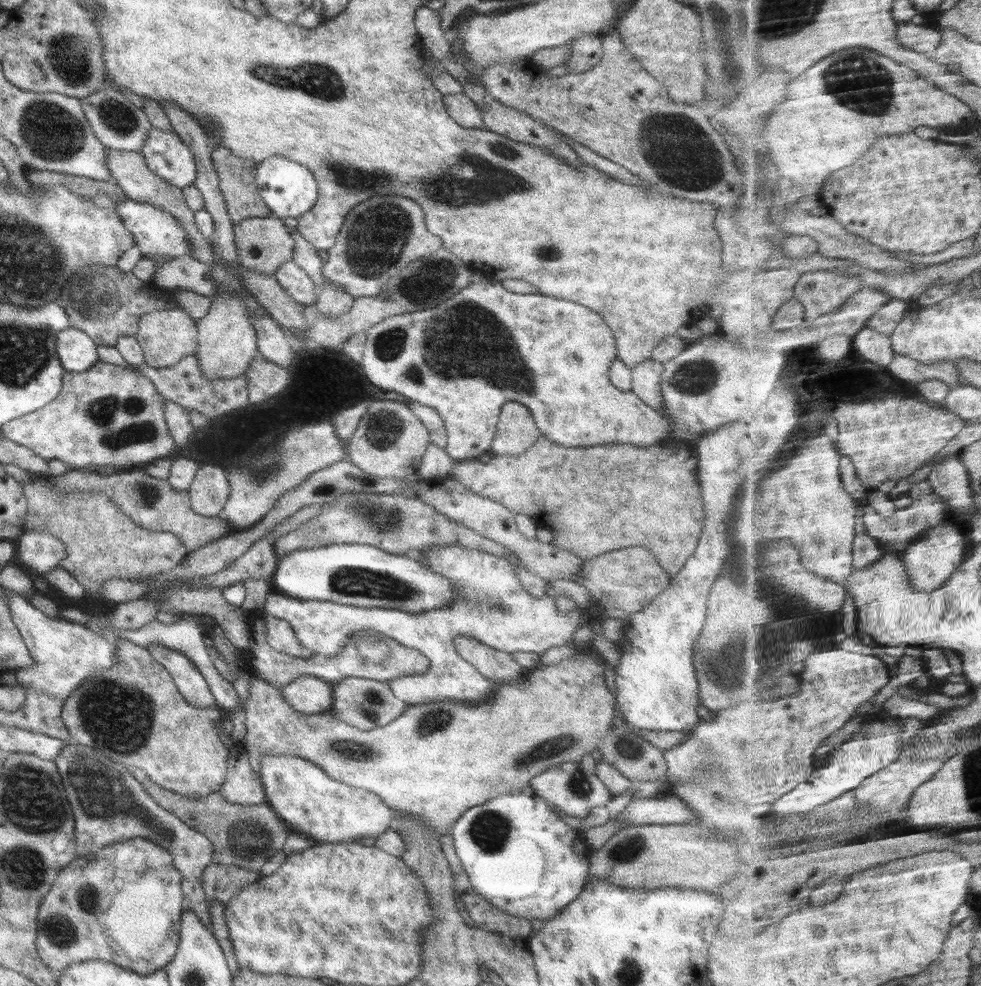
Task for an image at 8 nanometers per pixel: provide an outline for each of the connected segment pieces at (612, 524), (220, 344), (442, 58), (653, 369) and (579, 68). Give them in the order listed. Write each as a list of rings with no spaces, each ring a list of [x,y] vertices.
[[[541,434],[528,450],[518,456],[494,455],[488,461],[472,458],[455,461],[446,478],[467,486],[480,496],[503,504],[518,518],[531,515],[538,525],[549,525],[556,532],[557,537],[552,541],[556,548],[569,550],[586,560],[608,551],[643,546],[656,557],[658,564],[668,575],[674,578],[692,556],[702,532],[702,498],[694,478],[697,456],[696,446],[687,445],[682,440],[669,445],[666,439],[659,439],[645,447],[633,444],[566,447]]]
[[[226,293],[212,298],[209,313],[195,323],[199,343],[194,355],[199,358],[200,372],[204,374],[204,378],[236,378],[244,374],[252,359],[259,355],[257,332],[249,317],[249,310],[240,297]]]
[[[426,5],[421,6],[415,14],[415,27],[422,40],[422,47],[430,48],[434,60],[440,61],[447,72],[458,82],[467,82],[469,72],[461,63],[453,60],[448,35],[442,32],[439,11],[436,12]]]
[[[652,358],[644,360],[631,369],[631,391],[653,408],[659,415],[663,414],[663,396],[661,393],[661,379],[664,365]]]
[[[582,33],[571,41],[571,53],[567,61],[562,64],[572,74],[578,74],[591,69],[603,56],[604,48],[601,44],[602,34]]]

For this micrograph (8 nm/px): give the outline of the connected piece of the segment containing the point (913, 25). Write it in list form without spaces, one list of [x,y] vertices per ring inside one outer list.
[[[915,21],[899,23],[900,40],[912,50],[933,55],[943,43],[944,30],[926,27]]]

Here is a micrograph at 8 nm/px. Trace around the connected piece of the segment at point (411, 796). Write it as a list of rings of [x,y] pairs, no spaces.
[[[248,650],[240,651],[241,663],[239,668],[249,674],[249,697],[246,705],[246,728],[243,750],[248,753],[249,763],[253,774],[261,779],[261,764],[259,756],[261,754],[285,754],[286,756],[295,756],[296,758],[303,758],[313,762],[319,766],[328,776],[338,782],[349,784],[356,788],[368,790],[380,796],[381,801],[391,808],[393,811],[405,812],[415,816],[417,820],[429,824],[431,828],[440,830],[440,828],[453,828],[453,824],[469,809],[492,797],[505,795],[510,792],[520,793],[529,789],[531,780],[538,776],[541,772],[548,770],[552,766],[559,765],[563,762],[580,762],[581,758],[586,752],[598,751],[602,756],[602,760],[610,763],[616,770],[619,770],[626,778],[634,784],[648,781],[663,781],[667,778],[668,765],[665,762],[663,751],[656,748],[651,742],[644,740],[638,736],[636,731],[631,730],[628,726],[612,726],[612,722],[616,718],[616,699],[610,693],[610,689],[606,686],[604,681],[604,668],[606,661],[603,658],[595,658],[592,656],[577,656],[574,658],[567,658],[561,660],[558,664],[553,666],[540,664],[538,668],[527,665],[525,676],[518,684],[503,684],[495,685],[494,695],[489,697],[489,700],[481,704],[462,704],[448,701],[434,701],[424,704],[407,705],[404,713],[399,718],[396,718],[392,723],[388,723],[383,727],[376,727],[372,730],[360,730],[344,721],[338,719],[332,712],[322,714],[303,714],[296,712],[293,706],[282,697],[282,691],[277,686],[269,684],[263,678],[259,677],[257,670],[251,665],[250,653]]]

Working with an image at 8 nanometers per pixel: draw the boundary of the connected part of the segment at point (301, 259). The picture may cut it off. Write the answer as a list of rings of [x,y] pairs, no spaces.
[[[290,228],[290,237],[294,239],[293,261],[308,274],[318,288],[321,288],[325,278],[322,276],[323,262],[316,253],[317,248],[306,242],[294,228]]]

